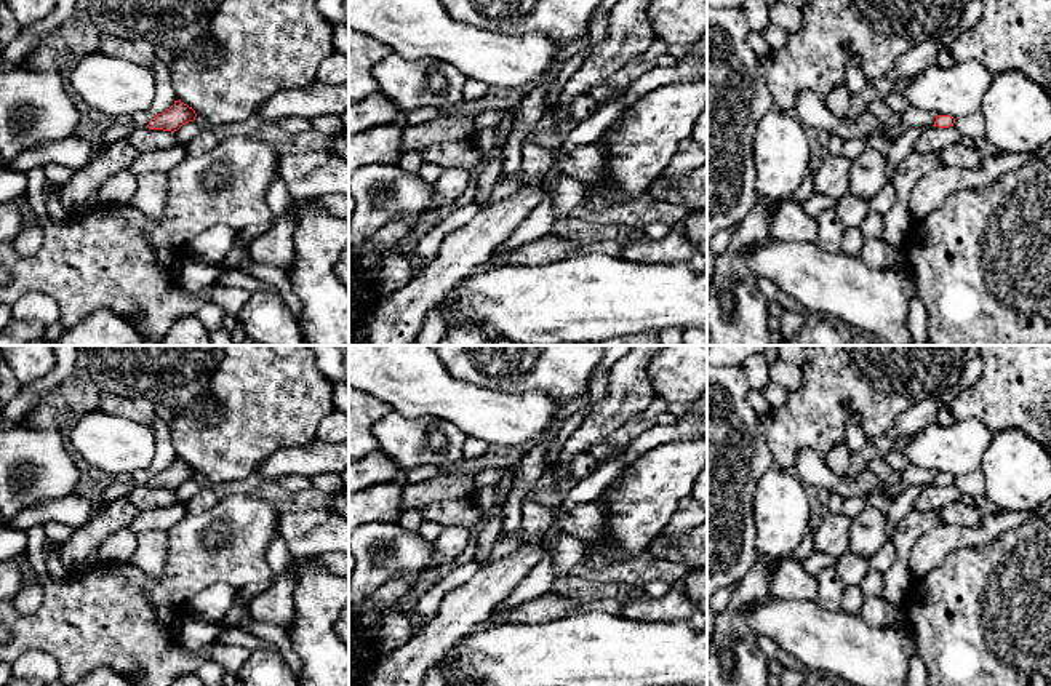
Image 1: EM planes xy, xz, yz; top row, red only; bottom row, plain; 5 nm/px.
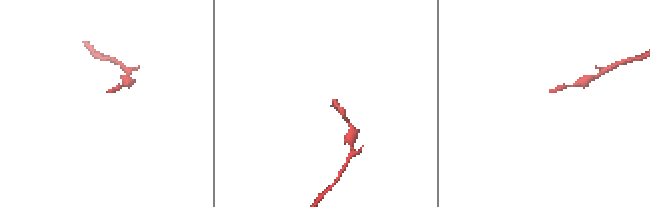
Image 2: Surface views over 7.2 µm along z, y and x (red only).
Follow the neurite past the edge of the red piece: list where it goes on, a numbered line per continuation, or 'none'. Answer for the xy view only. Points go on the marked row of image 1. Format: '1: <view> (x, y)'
none

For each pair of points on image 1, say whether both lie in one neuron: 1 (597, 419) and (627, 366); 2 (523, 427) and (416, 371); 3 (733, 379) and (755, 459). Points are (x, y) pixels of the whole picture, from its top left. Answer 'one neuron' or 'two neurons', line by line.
1: one neuron
2: one neuron
3: one neuron

